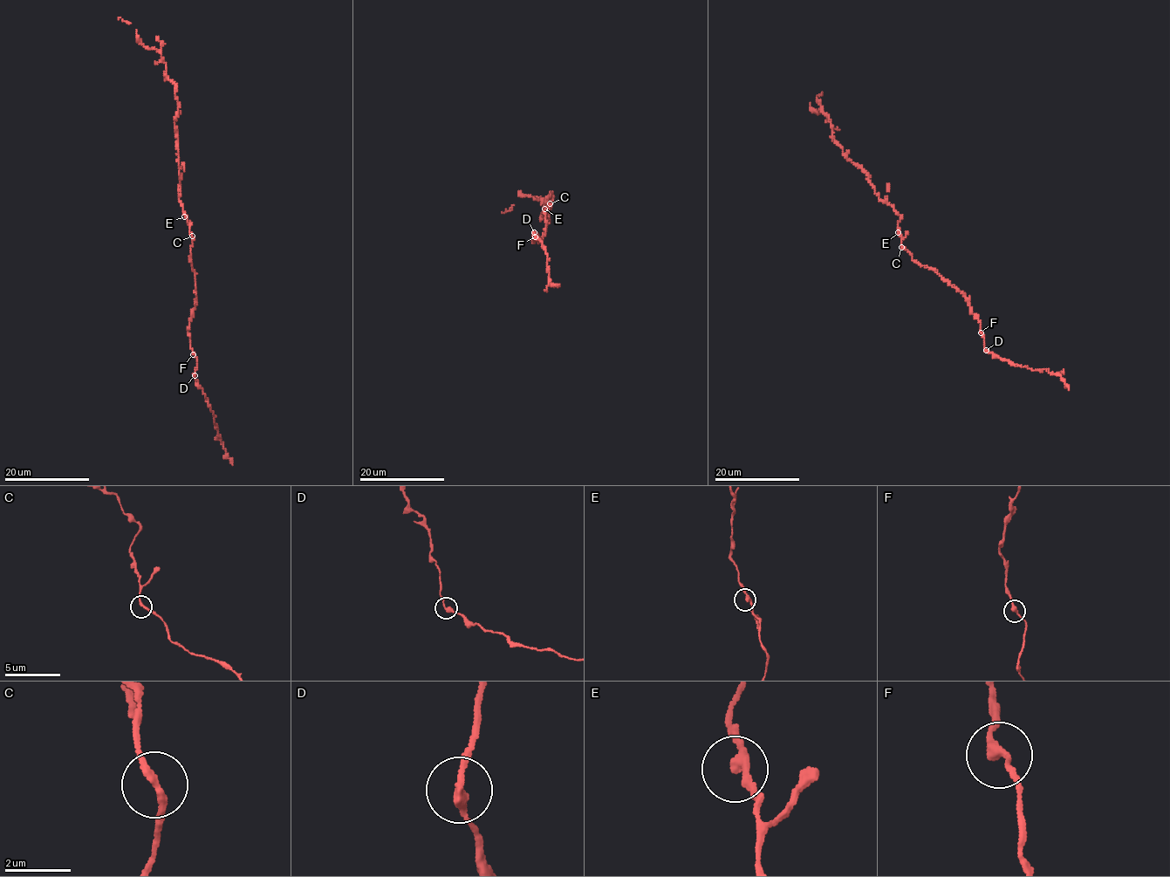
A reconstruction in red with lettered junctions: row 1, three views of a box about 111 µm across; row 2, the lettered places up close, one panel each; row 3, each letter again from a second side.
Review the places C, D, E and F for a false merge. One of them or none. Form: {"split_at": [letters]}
{"split_at": []}

